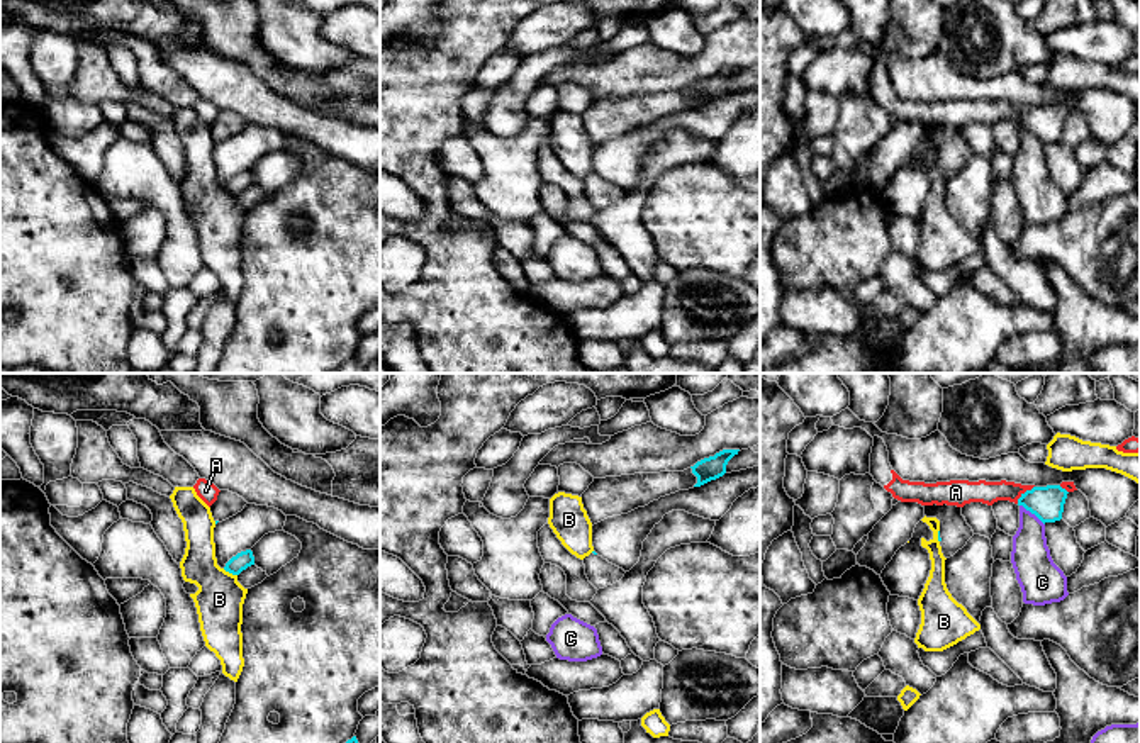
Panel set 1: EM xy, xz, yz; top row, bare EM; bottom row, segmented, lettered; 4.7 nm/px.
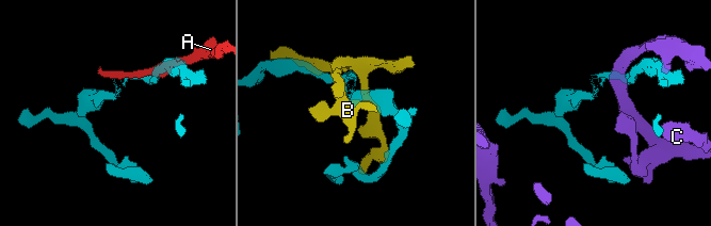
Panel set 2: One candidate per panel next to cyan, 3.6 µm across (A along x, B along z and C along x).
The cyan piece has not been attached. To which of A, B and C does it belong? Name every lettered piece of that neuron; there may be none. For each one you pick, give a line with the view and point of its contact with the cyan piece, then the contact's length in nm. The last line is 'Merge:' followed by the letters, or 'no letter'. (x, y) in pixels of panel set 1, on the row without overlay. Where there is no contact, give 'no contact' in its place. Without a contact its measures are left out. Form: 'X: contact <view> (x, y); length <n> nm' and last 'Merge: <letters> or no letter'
Merge: no letter

